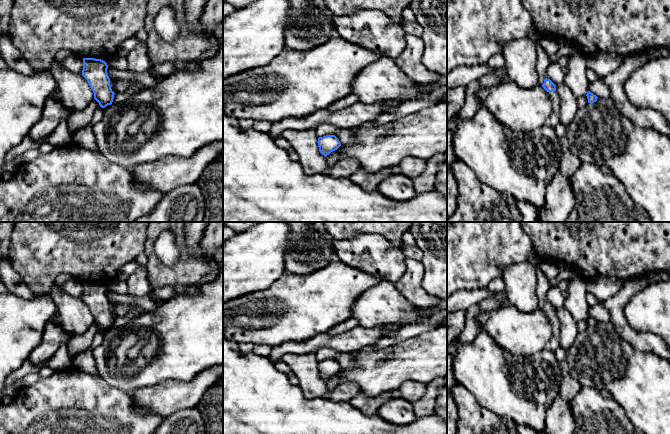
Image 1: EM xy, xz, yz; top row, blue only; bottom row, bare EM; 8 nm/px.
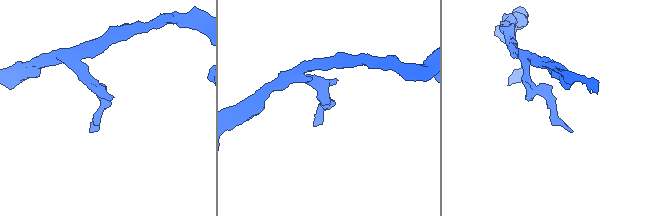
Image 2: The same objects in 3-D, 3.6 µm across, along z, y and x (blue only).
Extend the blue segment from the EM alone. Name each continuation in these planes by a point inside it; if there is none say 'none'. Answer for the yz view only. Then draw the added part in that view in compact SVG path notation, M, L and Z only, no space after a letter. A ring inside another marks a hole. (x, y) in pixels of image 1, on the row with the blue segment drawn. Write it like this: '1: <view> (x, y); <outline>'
1: yz (553, 120); M557 91L548 92L548 95L552 102L552 113L546 120L545 125L549 128L556 128L559 124L559 96Z

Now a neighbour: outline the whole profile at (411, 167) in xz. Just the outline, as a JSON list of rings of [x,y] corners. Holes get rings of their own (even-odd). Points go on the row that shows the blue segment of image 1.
[[[407,157],[400,163],[397,173],[413,180],[423,173],[425,165],[426,160],[416,157]]]

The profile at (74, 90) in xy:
[[[55,60],[45,72],[53,76],[61,102],[67,109],[73,112],[84,110],[94,99],[89,83],[81,74],[64,68]]]

